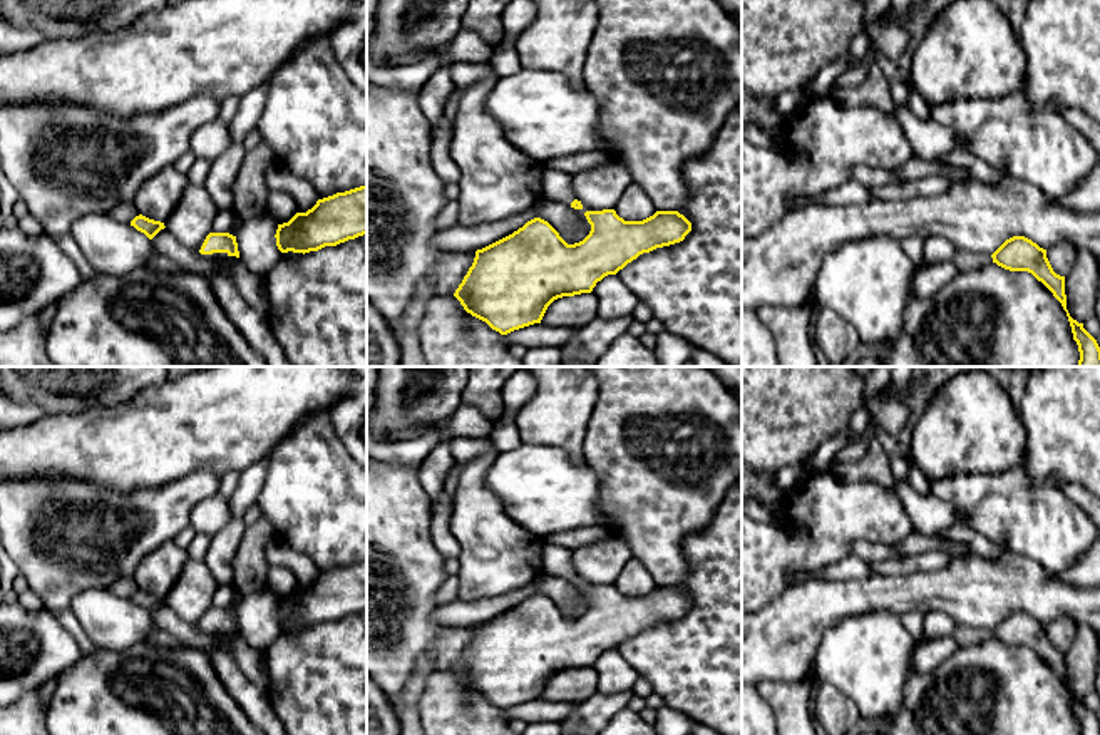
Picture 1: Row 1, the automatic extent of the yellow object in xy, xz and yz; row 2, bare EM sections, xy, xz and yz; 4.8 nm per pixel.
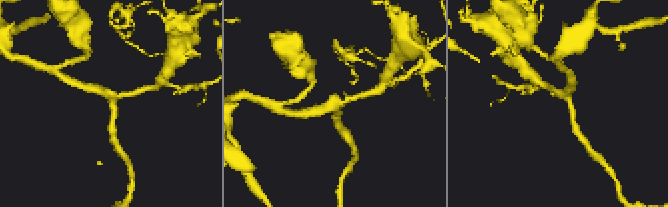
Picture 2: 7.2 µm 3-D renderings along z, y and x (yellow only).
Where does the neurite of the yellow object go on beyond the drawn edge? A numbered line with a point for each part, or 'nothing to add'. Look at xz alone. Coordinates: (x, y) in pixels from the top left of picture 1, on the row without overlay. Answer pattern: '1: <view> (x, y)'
1: xz (556, 560)

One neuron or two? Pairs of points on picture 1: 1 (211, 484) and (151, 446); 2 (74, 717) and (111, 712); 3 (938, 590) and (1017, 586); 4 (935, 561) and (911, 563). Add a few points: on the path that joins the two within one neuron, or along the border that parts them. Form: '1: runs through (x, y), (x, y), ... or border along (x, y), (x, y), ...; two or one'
1: border along (220, 476), (188, 472), (156, 488); two
2: runs through (82, 717), (102, 715); one
3: runs through (958, 590), (988, 590), (997, 586); one
4: runs through (930, 561), (916, 563); one

